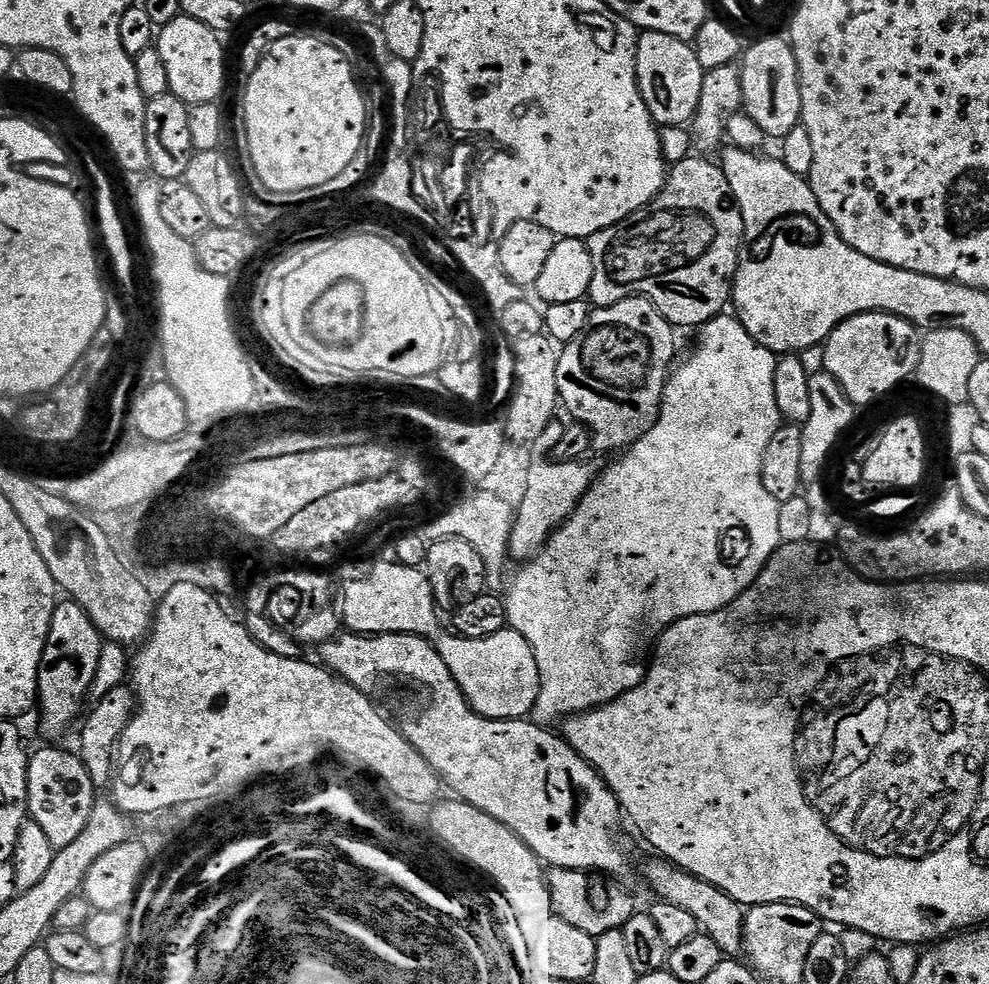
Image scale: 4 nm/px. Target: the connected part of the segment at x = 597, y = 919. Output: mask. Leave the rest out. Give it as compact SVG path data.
M565 868L547 869L548 889L552 899L552 910L577 930L597 937L607 932L619 932L625 922L637 911L638 905L632 896L619 884L619 879L604 874L566 870Z

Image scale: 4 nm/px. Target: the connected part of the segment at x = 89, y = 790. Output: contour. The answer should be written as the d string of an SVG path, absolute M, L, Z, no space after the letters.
M42 748L32 752L27 768L27 798L28 814L46 833L46 838L55 848L65 848L82 834L86 822L89 821L93 806L96 801L96 789L89 771L86 770L83 760L75 753L68 753L60 748Z

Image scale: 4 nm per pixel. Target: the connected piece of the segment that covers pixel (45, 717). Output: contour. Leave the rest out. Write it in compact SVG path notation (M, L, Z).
M71 598L59 601L50 622L50 634L38 670L38 713L40 728L48 736L60 736L76 720L80 712L80 699L92 691L100 655L104 649L100 631L94 626L90 614Z

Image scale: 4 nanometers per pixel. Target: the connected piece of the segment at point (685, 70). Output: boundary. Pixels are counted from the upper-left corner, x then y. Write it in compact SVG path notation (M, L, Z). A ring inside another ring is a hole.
M641 31L636 41L636 81L640 84L640 93L650 110L653 120L660 126L684 126L691 121L698 110L702 98L702 78L704 67L698 62L695 47L689 41L679 40L670 34Z

